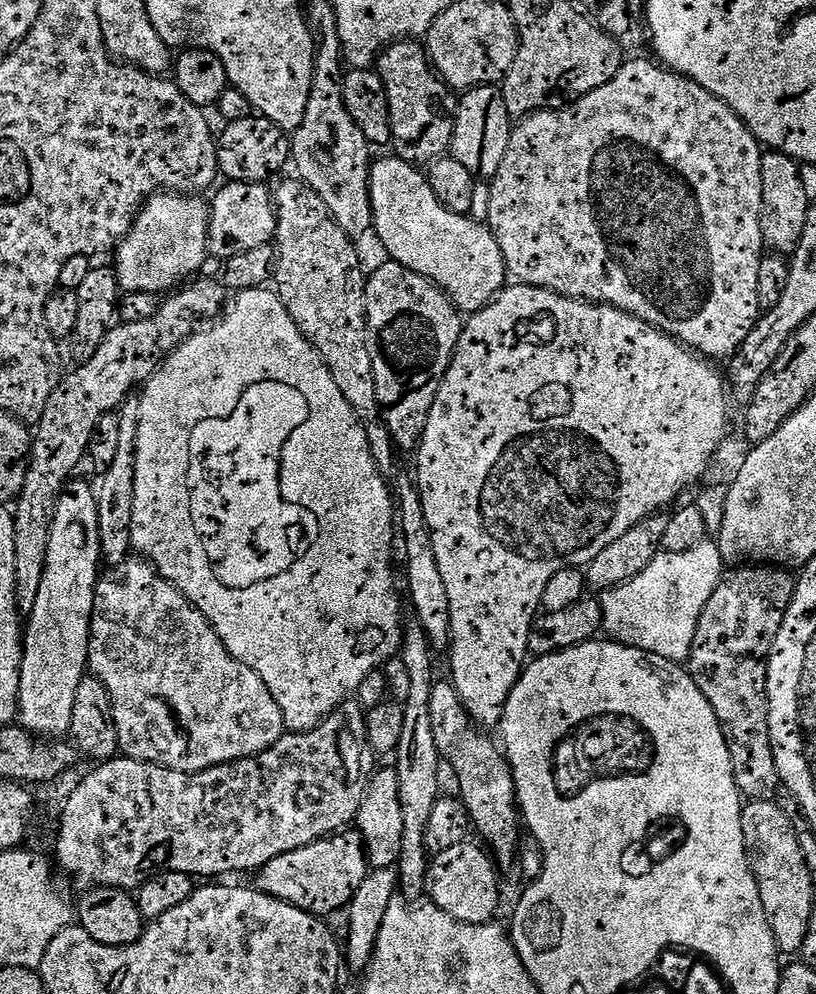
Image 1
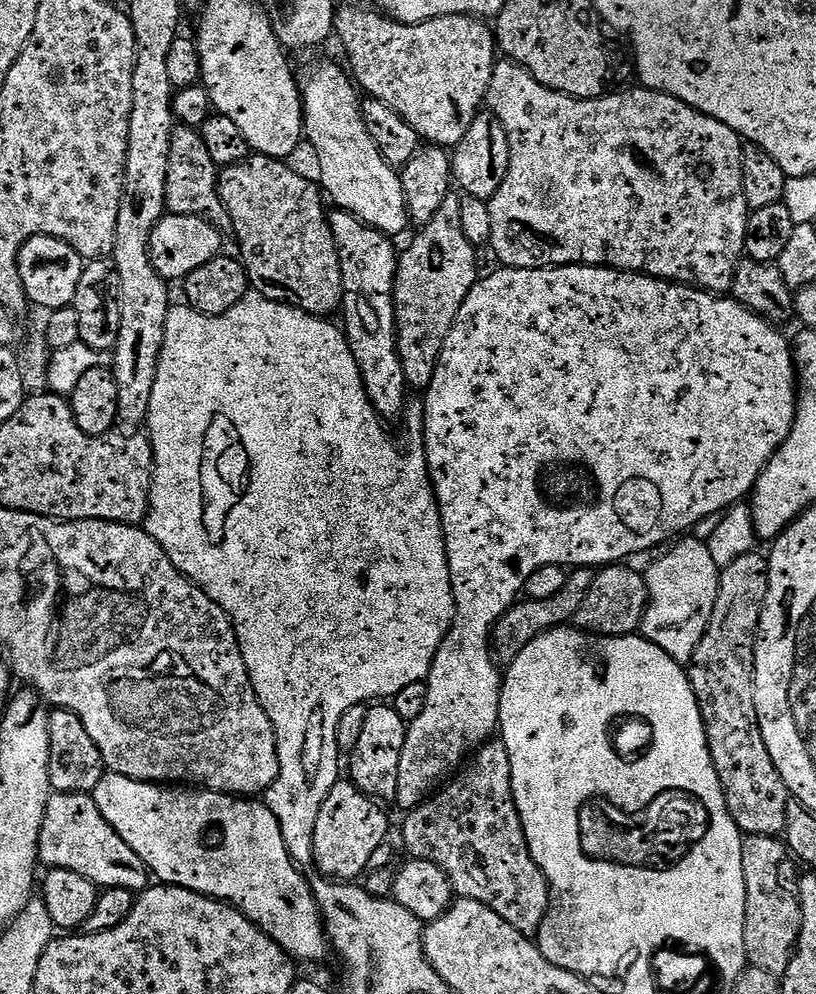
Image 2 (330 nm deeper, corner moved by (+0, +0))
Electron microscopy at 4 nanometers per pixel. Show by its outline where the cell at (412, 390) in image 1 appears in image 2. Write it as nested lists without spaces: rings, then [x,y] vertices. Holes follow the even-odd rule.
[[[453,190],[446,194],[438,214],[430,223],[423,225],[420,232],[412,240],[412,245],[405,252],[399,253],[396,262],[396,345],[402,362],[405,385],[412,384],[420,390],[427,389],[434,378],[434,370],[440,361],[442,346],[446,346],[446,338],[458,318],[458,310],[462,310],[462,302],[466,302],[466,294],[476,285],[476,256],[478,249],[471,244],[462,232],[461,193]]]

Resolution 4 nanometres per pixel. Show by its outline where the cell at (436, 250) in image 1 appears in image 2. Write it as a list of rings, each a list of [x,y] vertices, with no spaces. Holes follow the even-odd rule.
[[[320,64],[302,84],[304,136],[307,143],[309,140],[316,147],[320,159],[319,183],[337,209],[358,217],[363,224],[377,228],[389,238],[396,238],[410,224],[404,182],[401,173],[384,161],[374,138],[370,138],[360,113],[361,97],[356,97],[357,85],[341,68],[336,64]]]

